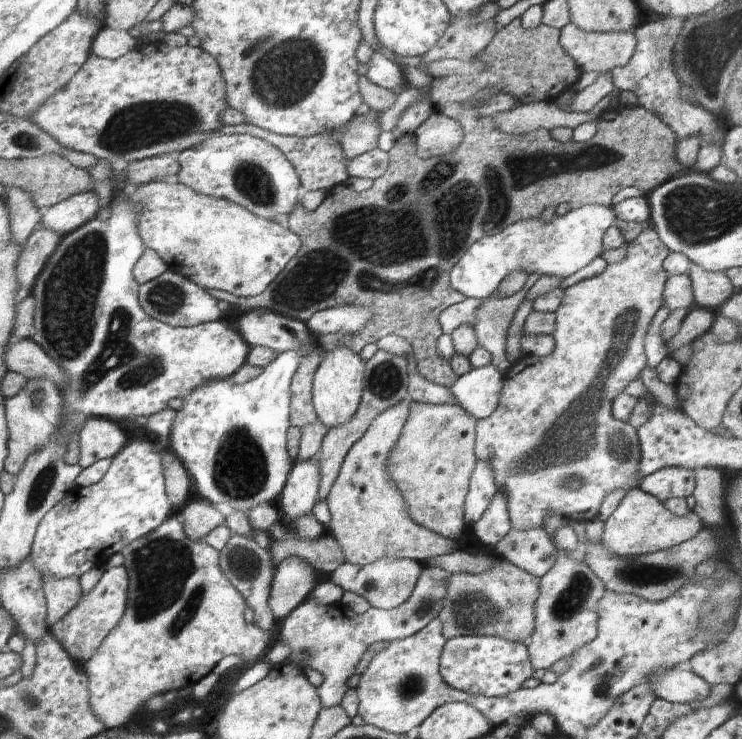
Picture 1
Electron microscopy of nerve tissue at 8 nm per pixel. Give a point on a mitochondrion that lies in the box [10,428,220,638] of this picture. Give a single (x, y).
(43, 485)

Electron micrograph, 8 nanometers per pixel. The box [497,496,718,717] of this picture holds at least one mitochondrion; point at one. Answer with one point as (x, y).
(570, 603)

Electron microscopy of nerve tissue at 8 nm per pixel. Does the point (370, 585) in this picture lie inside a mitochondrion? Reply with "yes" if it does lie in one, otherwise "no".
yes

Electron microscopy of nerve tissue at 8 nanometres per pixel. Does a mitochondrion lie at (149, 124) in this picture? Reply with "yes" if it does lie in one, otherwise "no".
yes

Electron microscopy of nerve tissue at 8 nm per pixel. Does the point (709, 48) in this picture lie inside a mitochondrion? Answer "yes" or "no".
yes

